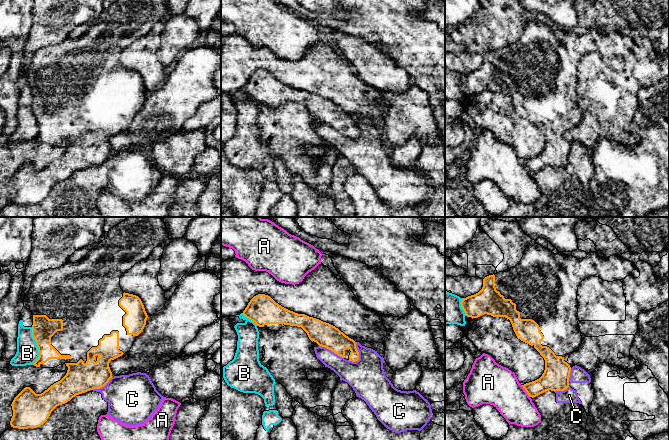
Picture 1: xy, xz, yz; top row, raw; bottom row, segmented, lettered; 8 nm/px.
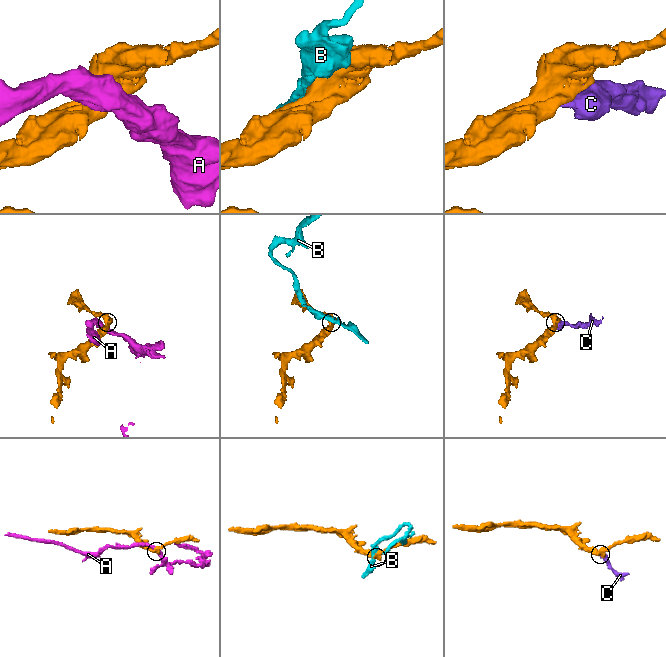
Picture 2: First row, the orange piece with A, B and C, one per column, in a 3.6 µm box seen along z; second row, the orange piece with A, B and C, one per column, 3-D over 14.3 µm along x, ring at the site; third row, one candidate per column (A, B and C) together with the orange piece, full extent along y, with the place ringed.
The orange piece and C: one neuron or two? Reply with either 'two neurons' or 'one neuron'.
two neurons

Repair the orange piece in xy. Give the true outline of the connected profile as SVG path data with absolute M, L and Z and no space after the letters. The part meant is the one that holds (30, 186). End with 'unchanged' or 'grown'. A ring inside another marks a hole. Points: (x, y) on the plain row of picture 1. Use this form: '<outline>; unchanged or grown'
M117 0L110 5L108 12L97 23L91 25L87 31L77 39L67 38L59 44L48 45L39 48L32 56L31 63L24 75L24 83L29 85L33 91L32 112L36 117L39 133L33 139L36 143L42 144L55 144L59 141L65 140L68 143L66 151L58 158L51 161L47 166L41 170L36 170L30 163L25 163L13 176L11 182L13 186L13 192L10 197L10 201L13 204L28 205L37 204L43 201L49 194L51 188L59 181L65 180L70 177L76 171L85 169L93 165L100 165L104 163L109 156L113 153L109 143L111 136L114 136L123 130L130 127L137 112L143 107L148 91L145 87L144 81L141 75L133 70L125 69L120 63L120 53L128 46L130 46L136 39L146 35L152 30L152 27L158 21L166 18L169 15L169 11L165 0Z; grown

